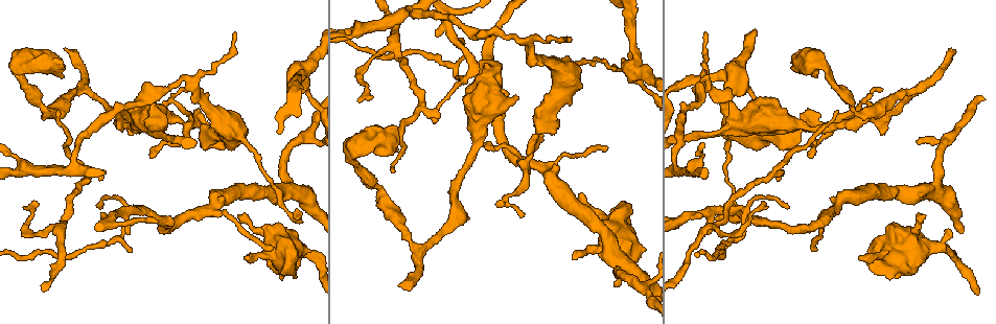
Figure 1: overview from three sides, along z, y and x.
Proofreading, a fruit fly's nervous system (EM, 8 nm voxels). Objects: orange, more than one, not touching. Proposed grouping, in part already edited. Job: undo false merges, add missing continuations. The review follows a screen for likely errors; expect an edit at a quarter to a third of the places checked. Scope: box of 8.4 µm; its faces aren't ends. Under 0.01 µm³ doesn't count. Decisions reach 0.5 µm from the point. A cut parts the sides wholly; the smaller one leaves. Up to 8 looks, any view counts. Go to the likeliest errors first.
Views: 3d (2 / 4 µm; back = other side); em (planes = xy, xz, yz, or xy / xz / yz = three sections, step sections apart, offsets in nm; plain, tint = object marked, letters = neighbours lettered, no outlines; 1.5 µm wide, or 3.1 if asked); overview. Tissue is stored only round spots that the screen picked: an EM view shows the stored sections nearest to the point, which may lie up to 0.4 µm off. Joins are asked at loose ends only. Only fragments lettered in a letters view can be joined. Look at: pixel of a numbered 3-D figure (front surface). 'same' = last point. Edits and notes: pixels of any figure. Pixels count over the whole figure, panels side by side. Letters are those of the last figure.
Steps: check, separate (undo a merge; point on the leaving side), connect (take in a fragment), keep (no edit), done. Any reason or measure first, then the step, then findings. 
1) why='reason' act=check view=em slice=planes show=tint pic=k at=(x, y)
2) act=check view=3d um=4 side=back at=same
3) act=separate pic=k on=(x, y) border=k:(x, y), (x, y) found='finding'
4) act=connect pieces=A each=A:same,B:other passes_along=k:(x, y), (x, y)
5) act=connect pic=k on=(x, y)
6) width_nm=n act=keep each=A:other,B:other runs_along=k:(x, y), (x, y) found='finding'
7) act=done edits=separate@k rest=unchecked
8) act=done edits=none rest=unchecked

act=check view=3d um=2 pic=1 at=(952, 50)

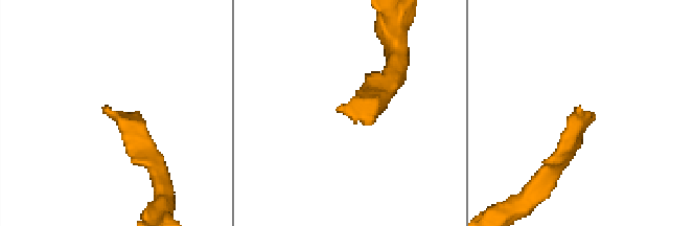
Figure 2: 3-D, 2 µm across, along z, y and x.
act=check view=em slice=planes show=plain pic=2 at=(104, 108)

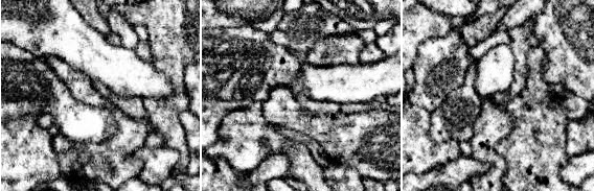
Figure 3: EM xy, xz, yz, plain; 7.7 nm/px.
act=check view=em slice=planes show=letters at=same

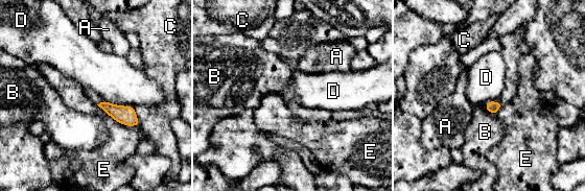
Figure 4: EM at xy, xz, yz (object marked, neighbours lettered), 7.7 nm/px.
act=keep each=A:other,B:other,C:other,D:other,E:other border=4:(106, 100), (123, 105) found='none of them fits'

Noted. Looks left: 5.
why='stops while still wide' act=check view=3d um=4 pic=1 at=(281, 277)

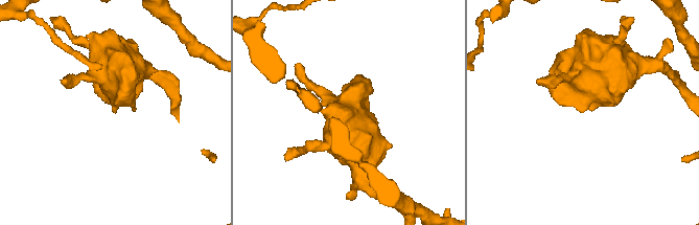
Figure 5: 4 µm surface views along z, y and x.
act=check view=em slice=yz step=8 show=letters pic=5 at=(115, 105)

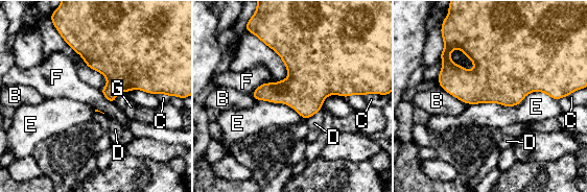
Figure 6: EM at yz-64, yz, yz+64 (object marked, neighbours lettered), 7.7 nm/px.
why='another direction' act=check view=em slice=planes show=letters at=same

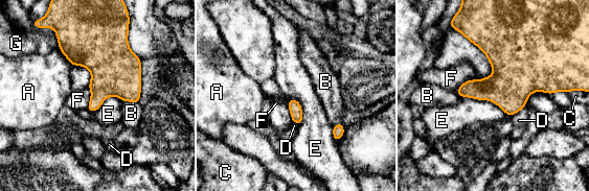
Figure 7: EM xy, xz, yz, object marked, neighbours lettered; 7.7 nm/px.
act=keep each=A:other,B:other,C:other,D:other,E:other,F:other,G:other border=7:(460, 96), (488, 99), (508, 115) found='none of them fits'

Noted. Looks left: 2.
why='tapers out' act=check view=em slice=planes show=letters pic=1 at=(487, 142)

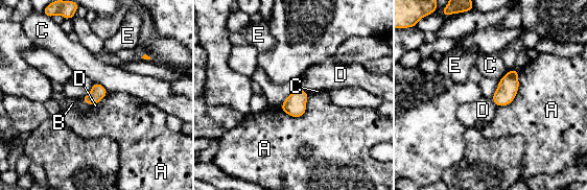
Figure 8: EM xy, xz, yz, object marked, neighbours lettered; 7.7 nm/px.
act=keep each=A:other,B:other,C:other,D:other,E:other border=8:(81, 99), (88, 103), (98, 102) found='no lettered fragment goes on from it'

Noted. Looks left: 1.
act=done edits=none rest=unchecked

